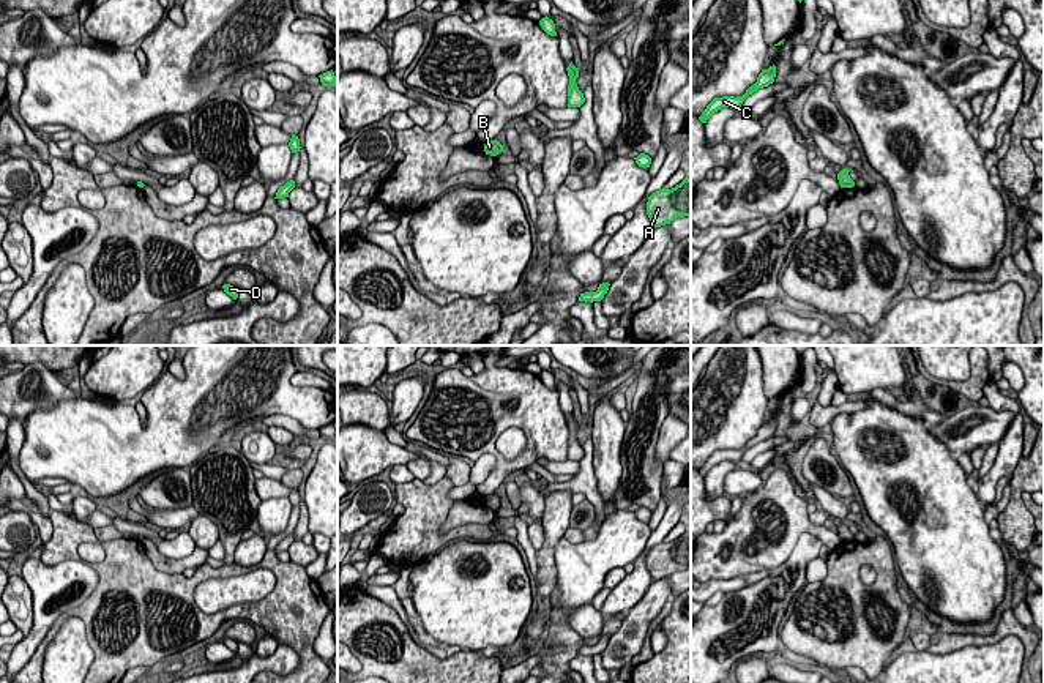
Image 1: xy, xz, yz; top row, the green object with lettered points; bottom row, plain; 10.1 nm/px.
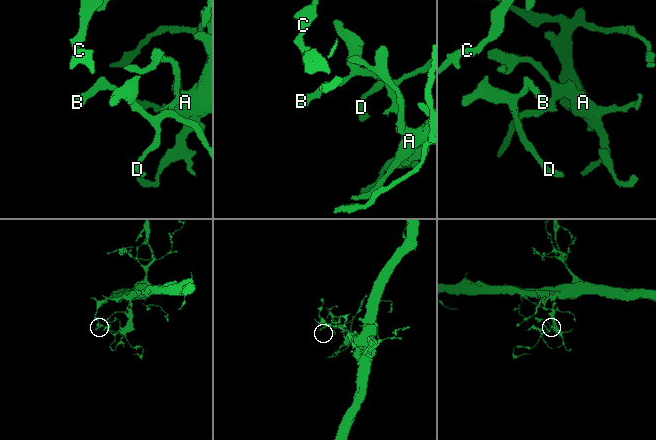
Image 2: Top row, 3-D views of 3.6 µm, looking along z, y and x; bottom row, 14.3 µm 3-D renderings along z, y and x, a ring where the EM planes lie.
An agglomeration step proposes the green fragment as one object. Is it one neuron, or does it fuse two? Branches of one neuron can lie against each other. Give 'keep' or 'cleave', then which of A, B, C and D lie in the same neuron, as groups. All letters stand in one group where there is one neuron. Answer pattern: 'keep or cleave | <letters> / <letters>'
keep | A B C D

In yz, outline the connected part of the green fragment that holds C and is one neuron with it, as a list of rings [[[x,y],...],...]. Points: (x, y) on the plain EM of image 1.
[[[770,420],[768,423],[762,423],[762,426],[757,431],[757,435],[754,439],[751,439],[746,446],[743,450],[722,450],[722,451],[714,451],[707,462],[702,465],[702,468],[699,470],[699,473],[702,476],[707,476],[707,473],[718,465],[722,461],[732,461],[740,464],[743,454],[752,448],[754,445],[757,445],[759,442],[768,440],[770,437],[774,435],[776,431],[776,420]]]

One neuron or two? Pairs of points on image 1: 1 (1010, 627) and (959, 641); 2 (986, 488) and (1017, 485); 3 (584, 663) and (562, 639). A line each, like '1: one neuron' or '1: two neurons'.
1: one neuron
2: two neurons
3: two neurons

